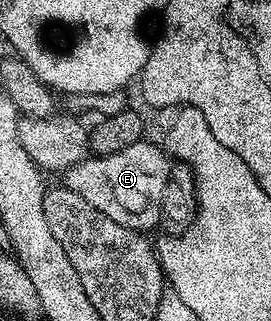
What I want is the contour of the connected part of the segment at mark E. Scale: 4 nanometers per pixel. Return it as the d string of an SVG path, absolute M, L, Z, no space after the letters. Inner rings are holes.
M144 138L125 146L125 150L117 150L117 154L88 155L69 170L69 187L75 194L81 194L89 206L101 210L105 218L113 218L113 222L136 232L151 234L154 228L160 228L160 233L178 234L185 231L193 219L195 177L188 164L182 164L149 140Z

